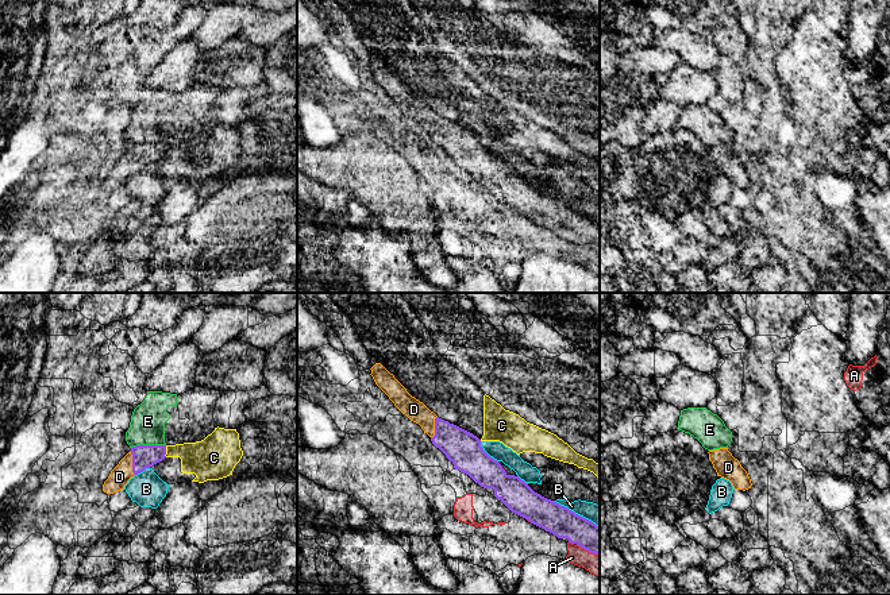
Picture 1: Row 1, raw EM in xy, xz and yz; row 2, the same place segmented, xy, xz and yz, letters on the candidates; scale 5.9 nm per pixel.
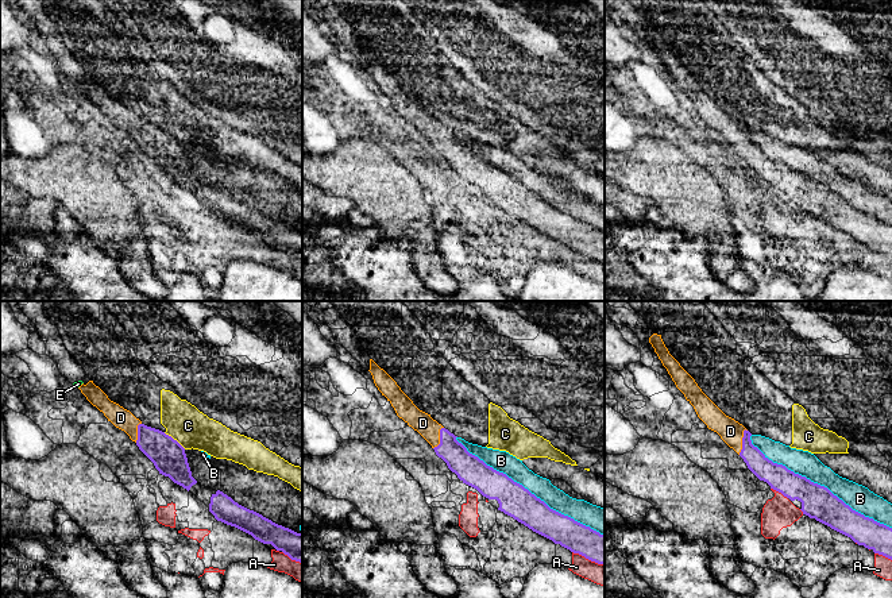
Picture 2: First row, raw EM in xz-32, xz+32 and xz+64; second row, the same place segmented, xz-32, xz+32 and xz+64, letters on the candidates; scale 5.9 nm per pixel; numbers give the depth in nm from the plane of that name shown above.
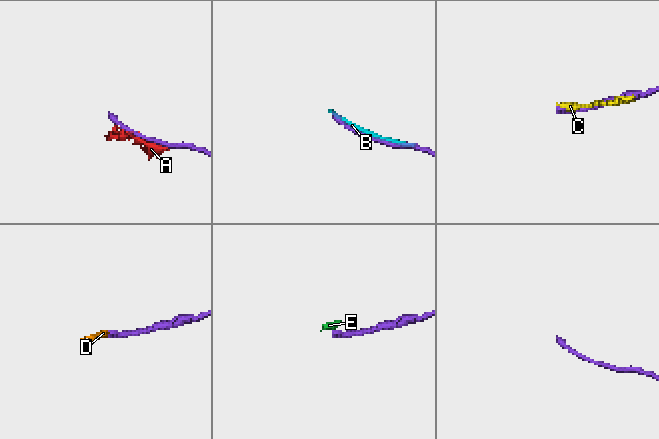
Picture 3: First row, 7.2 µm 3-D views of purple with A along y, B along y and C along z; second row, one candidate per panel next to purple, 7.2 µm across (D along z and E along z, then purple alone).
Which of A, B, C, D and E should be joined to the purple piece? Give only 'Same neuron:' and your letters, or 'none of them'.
Same neuron: D

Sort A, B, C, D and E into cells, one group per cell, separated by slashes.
A / B / C / D / E

